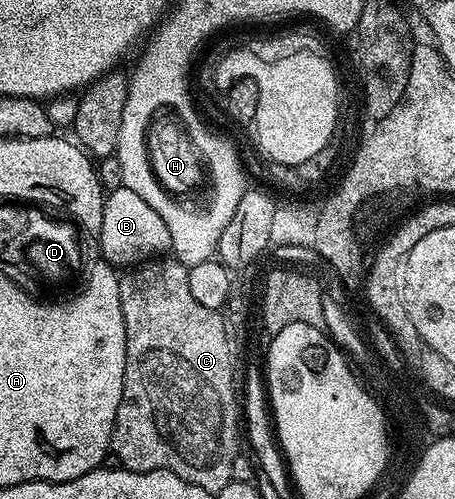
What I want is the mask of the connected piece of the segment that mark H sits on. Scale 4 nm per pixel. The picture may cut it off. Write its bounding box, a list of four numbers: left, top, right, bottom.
[141,103,215,212]

